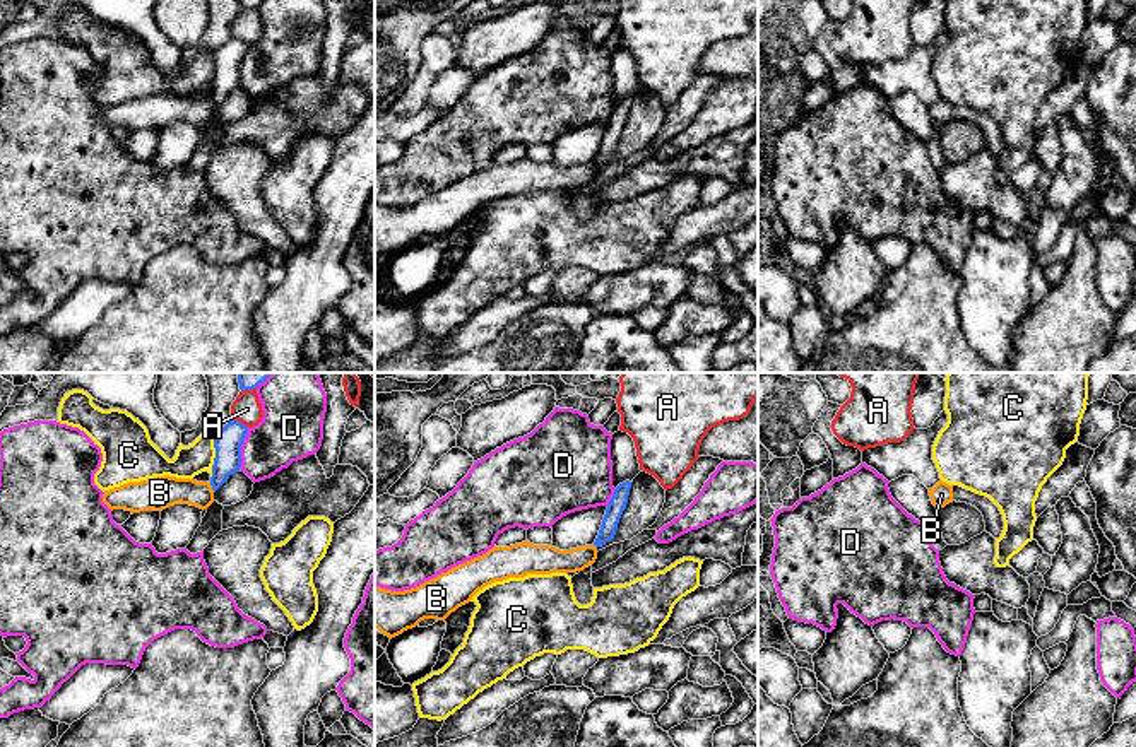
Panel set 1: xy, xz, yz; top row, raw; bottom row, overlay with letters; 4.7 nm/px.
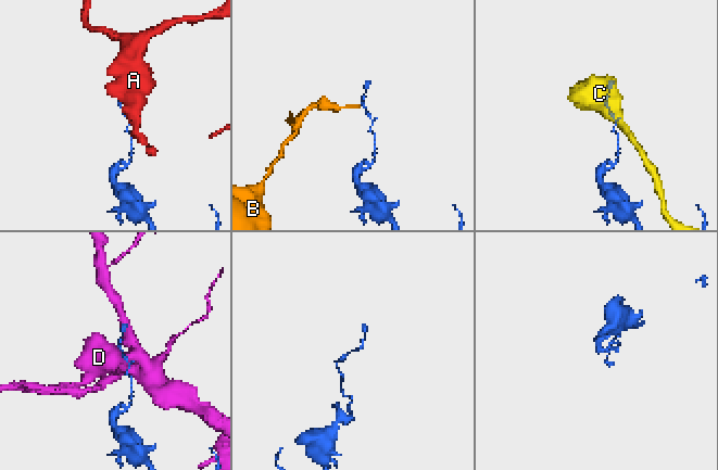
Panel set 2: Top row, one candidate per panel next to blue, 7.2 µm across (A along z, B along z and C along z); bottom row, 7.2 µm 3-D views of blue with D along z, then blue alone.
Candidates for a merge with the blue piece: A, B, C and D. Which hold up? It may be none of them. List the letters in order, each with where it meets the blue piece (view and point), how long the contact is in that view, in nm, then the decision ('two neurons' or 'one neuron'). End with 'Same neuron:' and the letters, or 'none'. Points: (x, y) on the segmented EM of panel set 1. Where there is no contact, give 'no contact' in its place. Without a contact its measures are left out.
A: contact xy (240, 423); length 90 nm; two neurons
B: contact xy (212, 488); length 50 nm; two neurons
C: contact xy (214, 458); length 190 nm; two neurons
D: contact xy (240, 448); length 200 nm; two neurons
Same neuron: none

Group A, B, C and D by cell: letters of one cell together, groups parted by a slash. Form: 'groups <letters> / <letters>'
groups A / B / C / D

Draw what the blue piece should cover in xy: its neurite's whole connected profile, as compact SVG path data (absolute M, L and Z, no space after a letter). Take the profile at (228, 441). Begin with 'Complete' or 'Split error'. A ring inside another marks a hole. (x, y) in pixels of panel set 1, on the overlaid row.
Complete. M229 421L214 436L216 458L212 465L210 485L216 492L241 467L241 444L248 427L238 421Z

